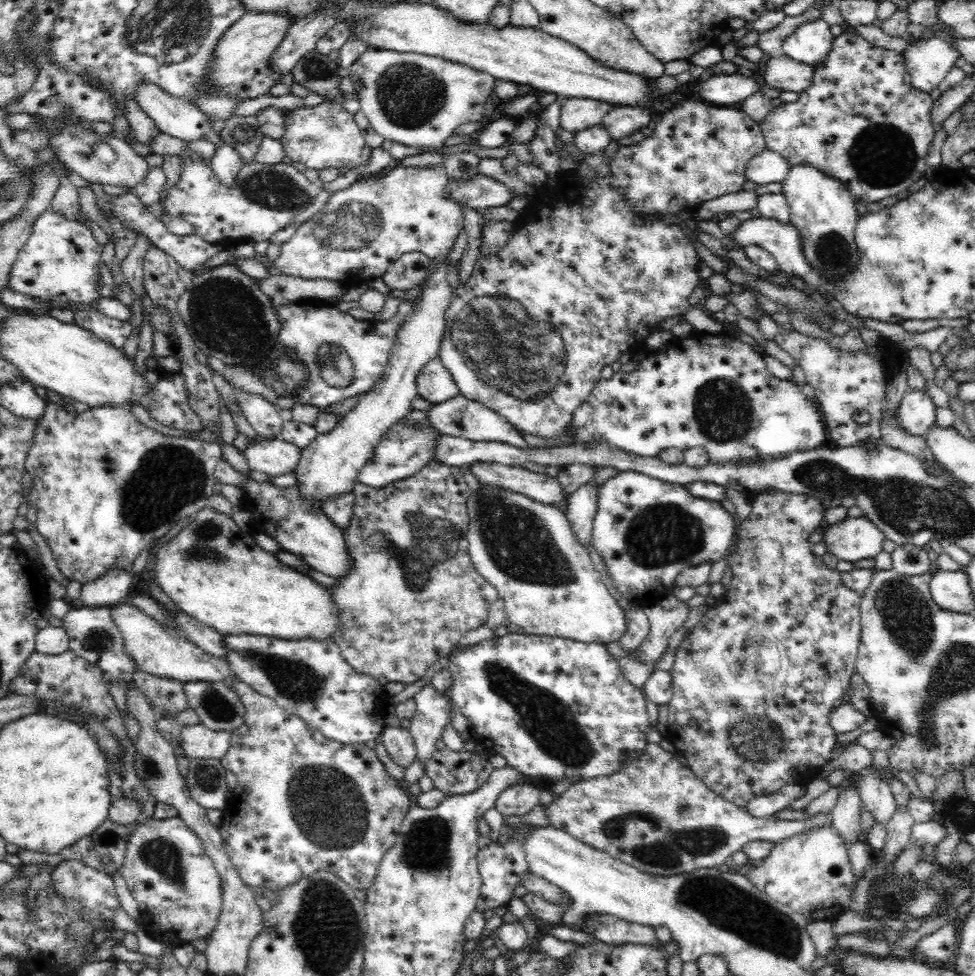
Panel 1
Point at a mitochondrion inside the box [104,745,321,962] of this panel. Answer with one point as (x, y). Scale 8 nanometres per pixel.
(166, 857)

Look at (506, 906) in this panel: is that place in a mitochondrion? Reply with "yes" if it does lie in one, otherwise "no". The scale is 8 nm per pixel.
no

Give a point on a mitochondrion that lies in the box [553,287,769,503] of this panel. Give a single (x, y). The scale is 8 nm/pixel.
(725, 414)

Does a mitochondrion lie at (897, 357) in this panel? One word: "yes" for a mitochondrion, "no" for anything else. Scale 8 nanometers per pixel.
no

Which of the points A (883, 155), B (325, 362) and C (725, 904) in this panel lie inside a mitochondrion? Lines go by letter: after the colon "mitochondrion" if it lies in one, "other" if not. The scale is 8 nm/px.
A: mitochondrion
B: mitochondrion
C: mitochondrion

